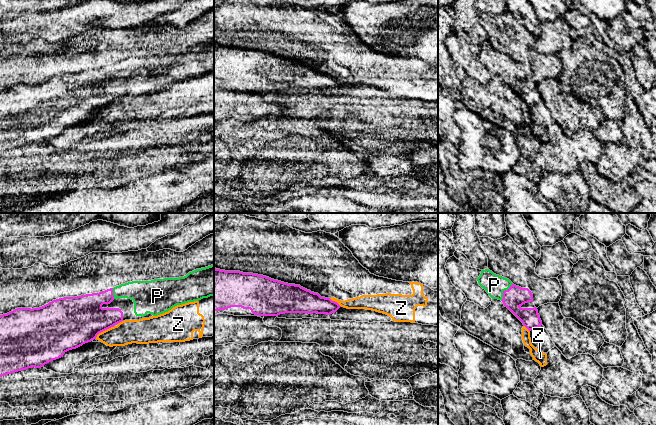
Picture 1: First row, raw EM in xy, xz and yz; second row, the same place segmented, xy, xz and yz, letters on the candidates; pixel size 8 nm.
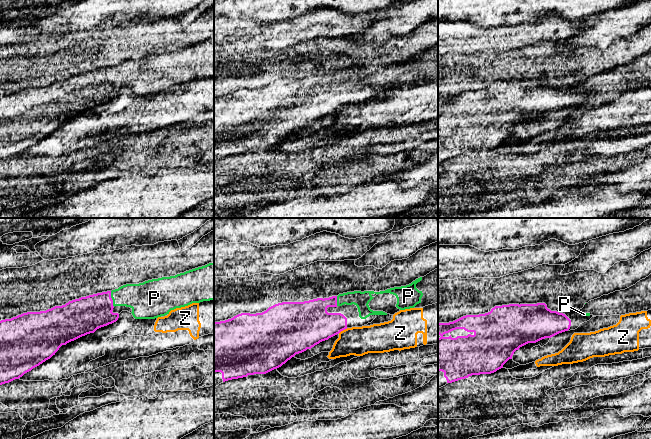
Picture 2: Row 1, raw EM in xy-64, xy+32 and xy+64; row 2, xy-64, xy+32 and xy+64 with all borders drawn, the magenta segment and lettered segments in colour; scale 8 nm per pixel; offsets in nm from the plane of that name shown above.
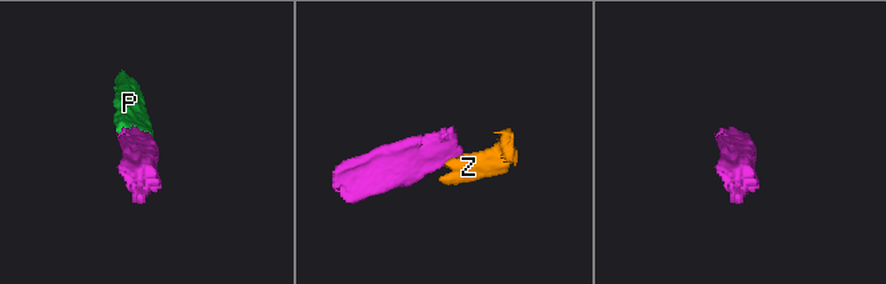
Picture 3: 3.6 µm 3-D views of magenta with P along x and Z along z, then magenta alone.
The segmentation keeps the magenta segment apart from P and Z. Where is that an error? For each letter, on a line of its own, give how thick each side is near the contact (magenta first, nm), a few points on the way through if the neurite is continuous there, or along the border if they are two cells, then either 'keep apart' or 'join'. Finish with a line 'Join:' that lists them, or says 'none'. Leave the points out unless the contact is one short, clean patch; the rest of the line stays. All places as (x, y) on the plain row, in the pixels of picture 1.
P: 170 nm thick on the magenta side, 160 nm on the other; runs through yz (515, 72), (504, 67), (494, 61); join
Z: 380 nm thick on the magenta side, 190 nm on the other; border along xy (114, 102), (101, 107), (95, 114); keep apart
Join: P

